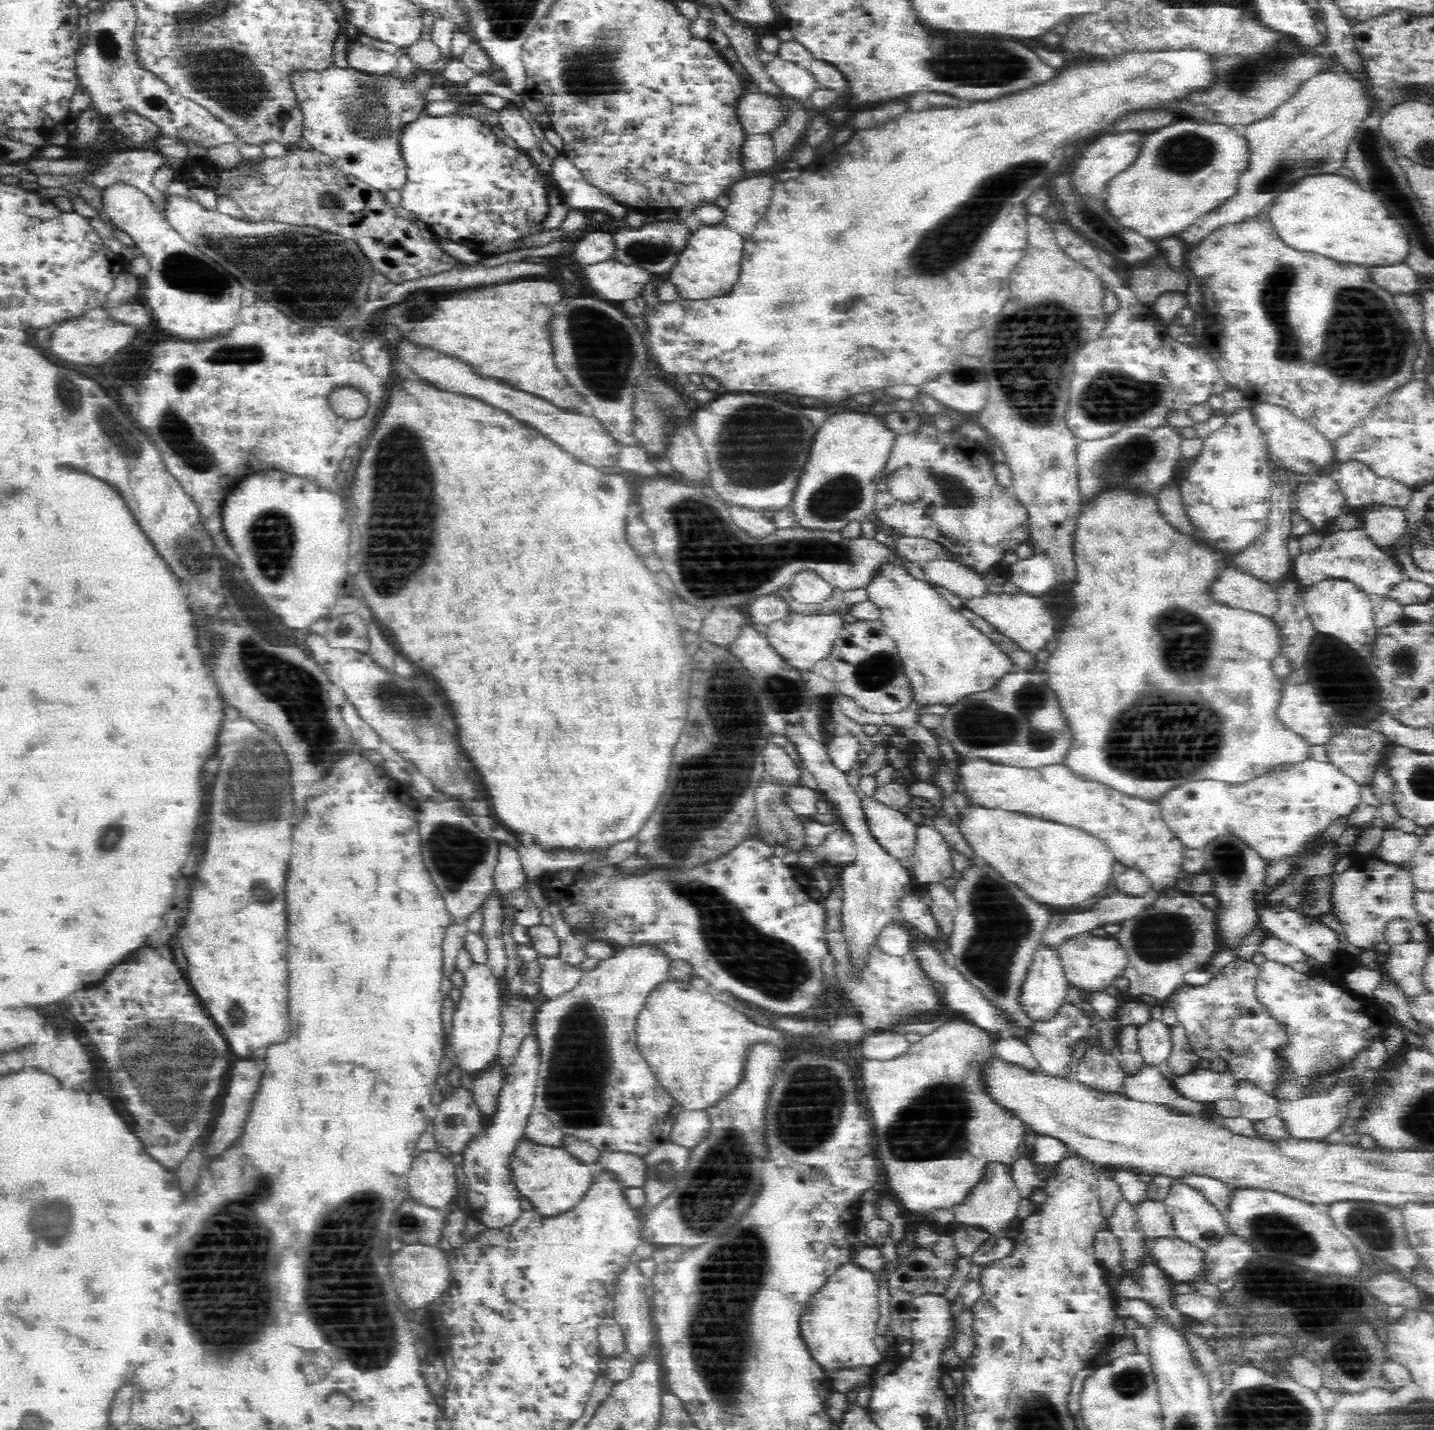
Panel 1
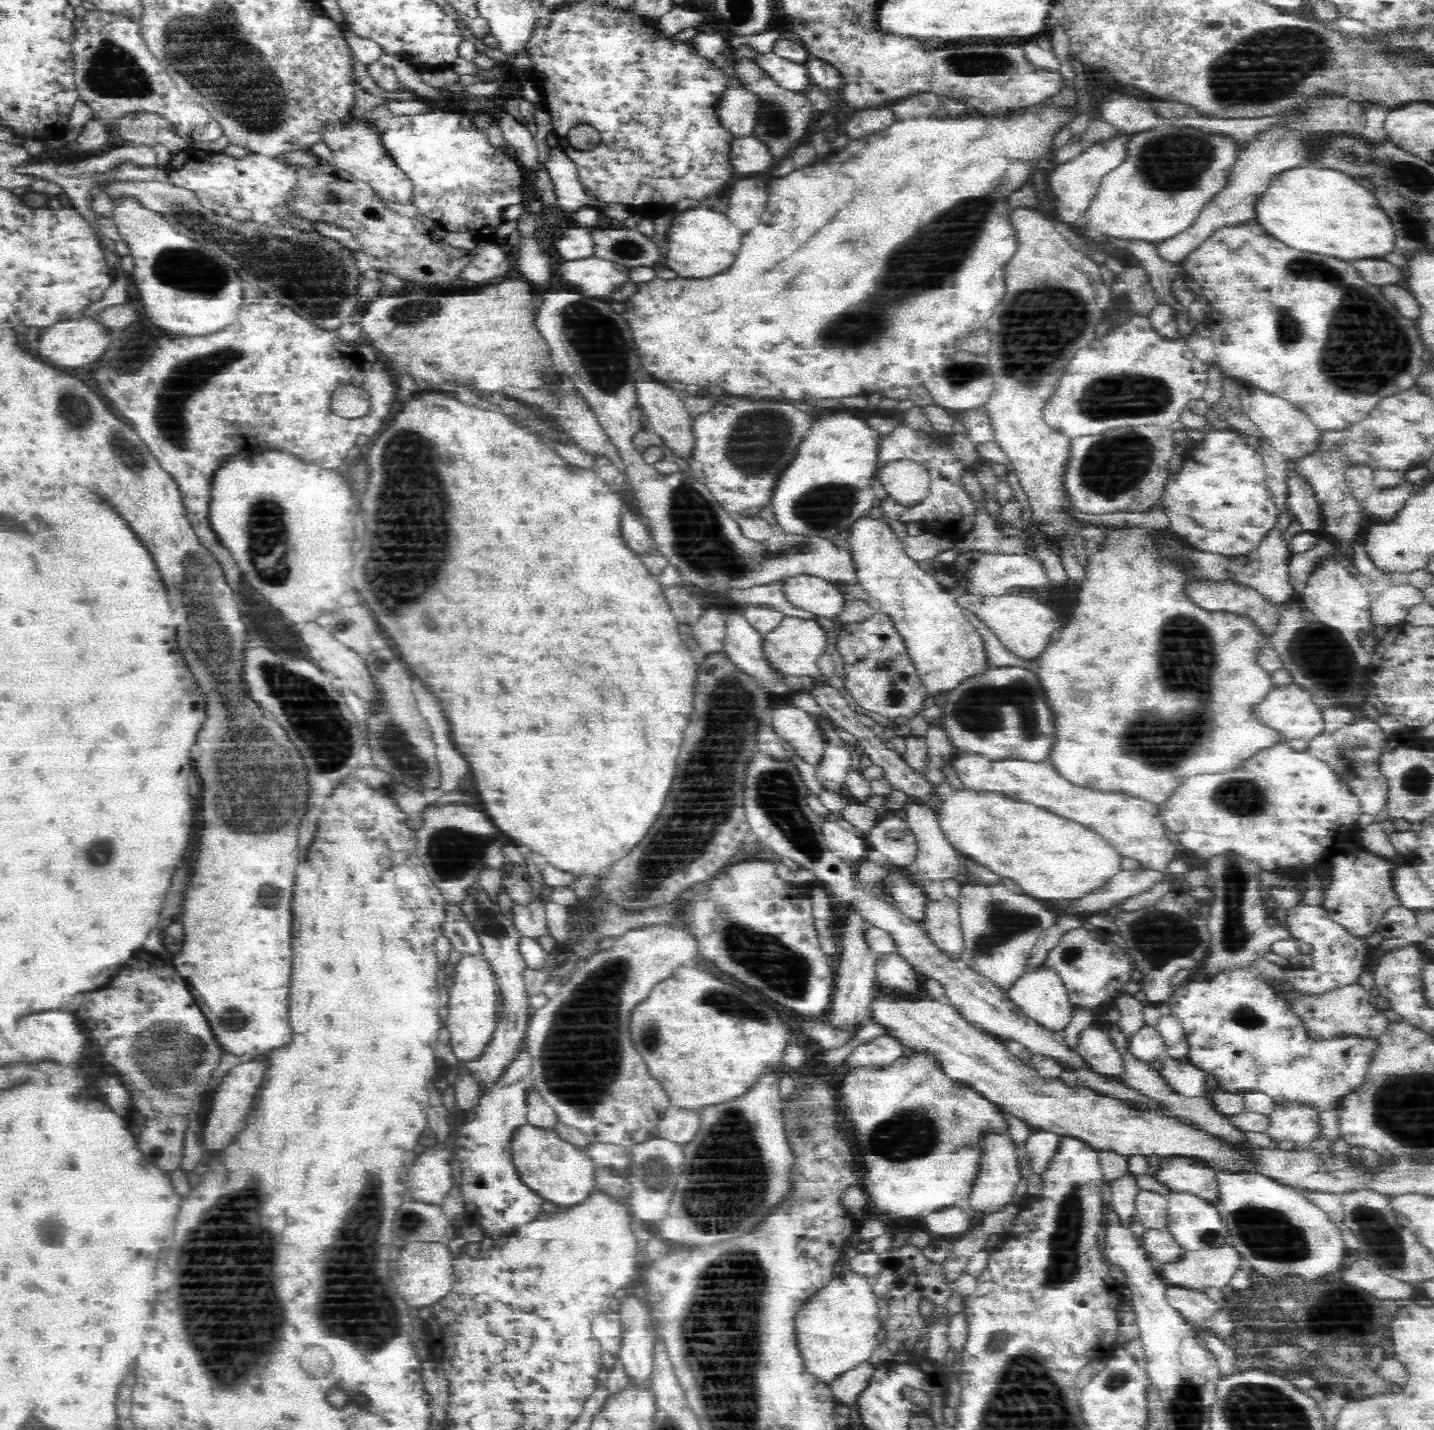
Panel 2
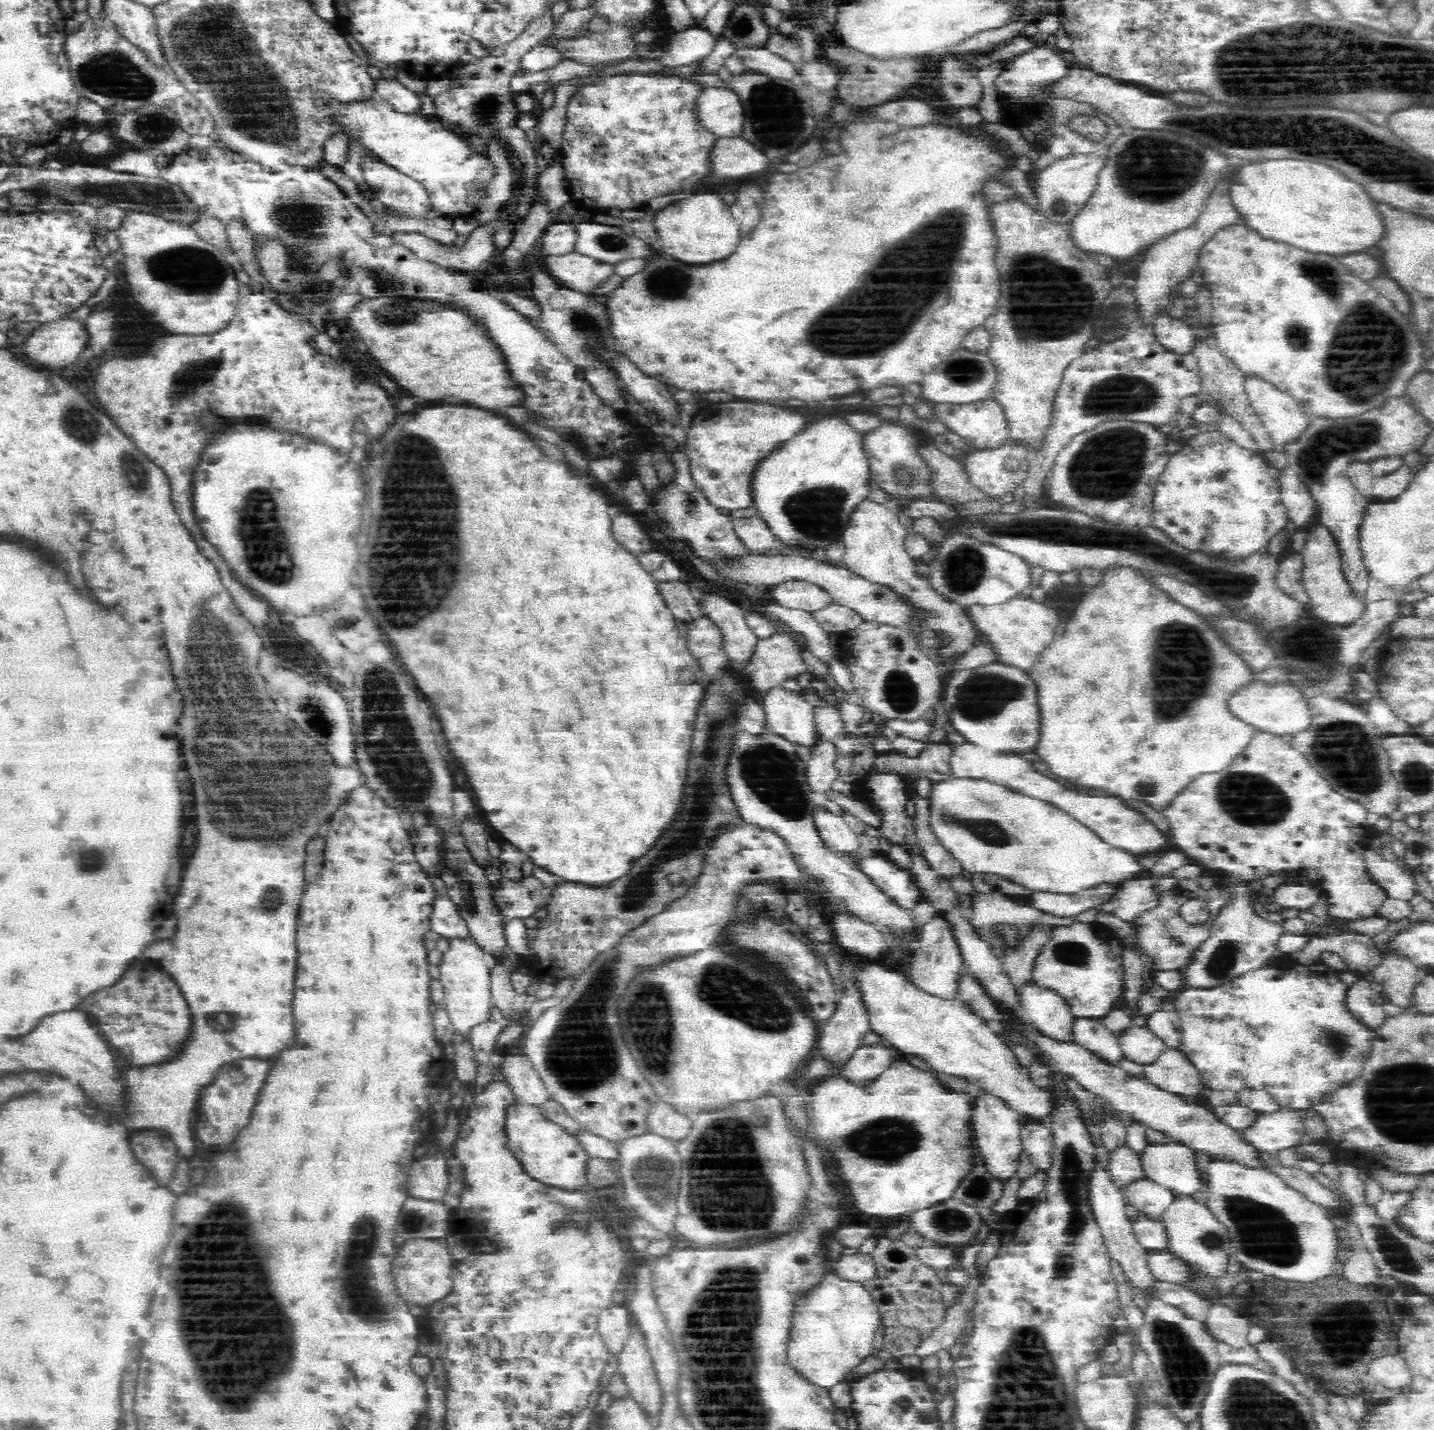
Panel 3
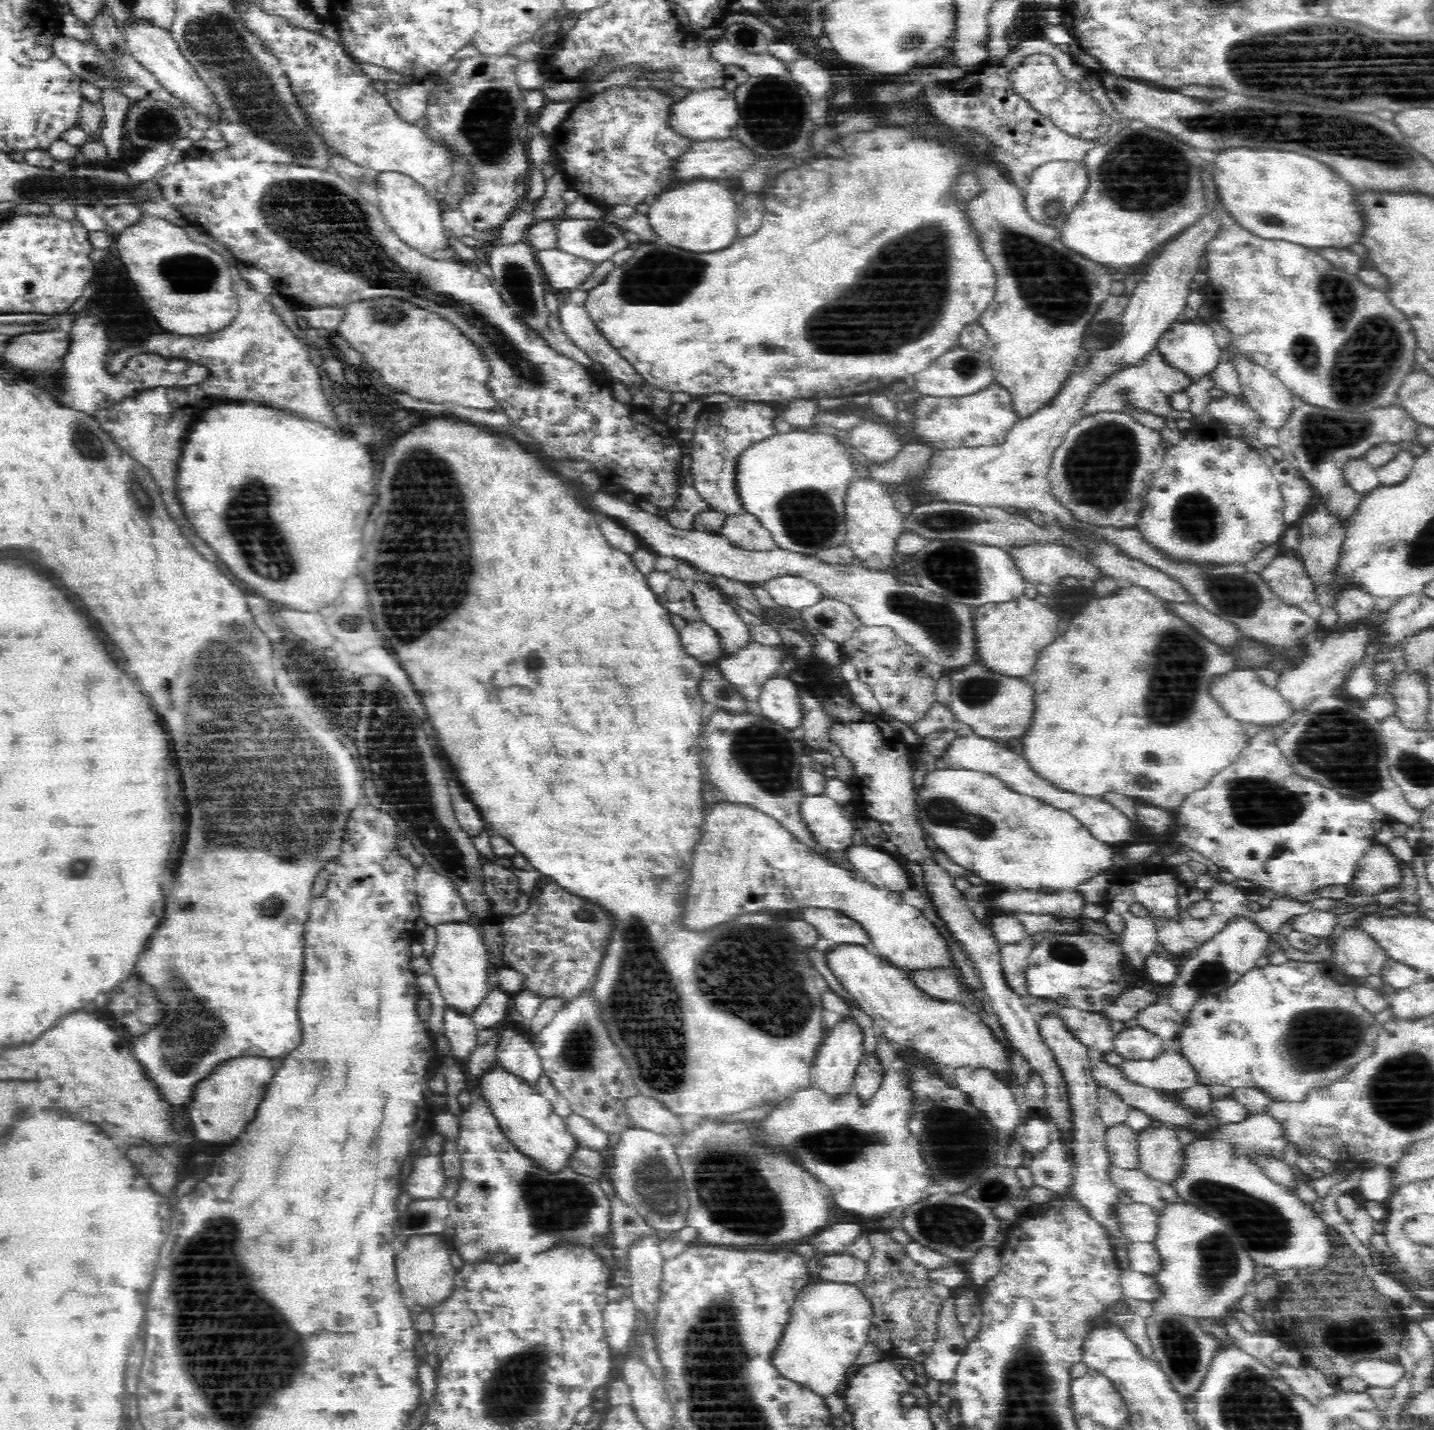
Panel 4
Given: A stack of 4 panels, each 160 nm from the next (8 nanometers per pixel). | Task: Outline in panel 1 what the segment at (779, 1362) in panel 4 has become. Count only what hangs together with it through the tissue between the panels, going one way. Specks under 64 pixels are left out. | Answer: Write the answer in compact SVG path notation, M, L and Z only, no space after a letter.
M854 1262L840 1265L836 1274L828 1277L820 1292L812 1296L806 1316L802 1317L802 1338L808 1351L825 1370L836 1366L846 1369L874 1367L884 1361L884 1356L874 1345L878 1324L878 1280L872 1270Z

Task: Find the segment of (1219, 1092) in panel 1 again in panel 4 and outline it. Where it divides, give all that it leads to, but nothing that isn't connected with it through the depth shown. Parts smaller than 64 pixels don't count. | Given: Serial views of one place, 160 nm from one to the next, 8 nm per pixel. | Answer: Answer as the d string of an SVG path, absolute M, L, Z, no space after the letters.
M1178 1050L1164 1051L1154 1060L1124 1060L1120 1066L1128 1079L1162 1092L1184 1092L1201 1084L1194 1065Z

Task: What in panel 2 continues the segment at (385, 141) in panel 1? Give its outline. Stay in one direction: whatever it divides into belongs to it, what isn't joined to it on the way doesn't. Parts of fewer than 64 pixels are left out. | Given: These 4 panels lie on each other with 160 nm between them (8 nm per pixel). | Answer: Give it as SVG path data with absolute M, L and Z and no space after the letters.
M354 104L348 106L349 112L345 118L338 121L328 121L327 119L318 134L321 142L332 155L332 163L338 165L342 170L348 171L357 180L370 184L384 201L409 204L413 185L384 145L383 132L386 132L386 125L380 126L377 122L374 124L372 120L369 120L370 116L352 118L353 106Z

